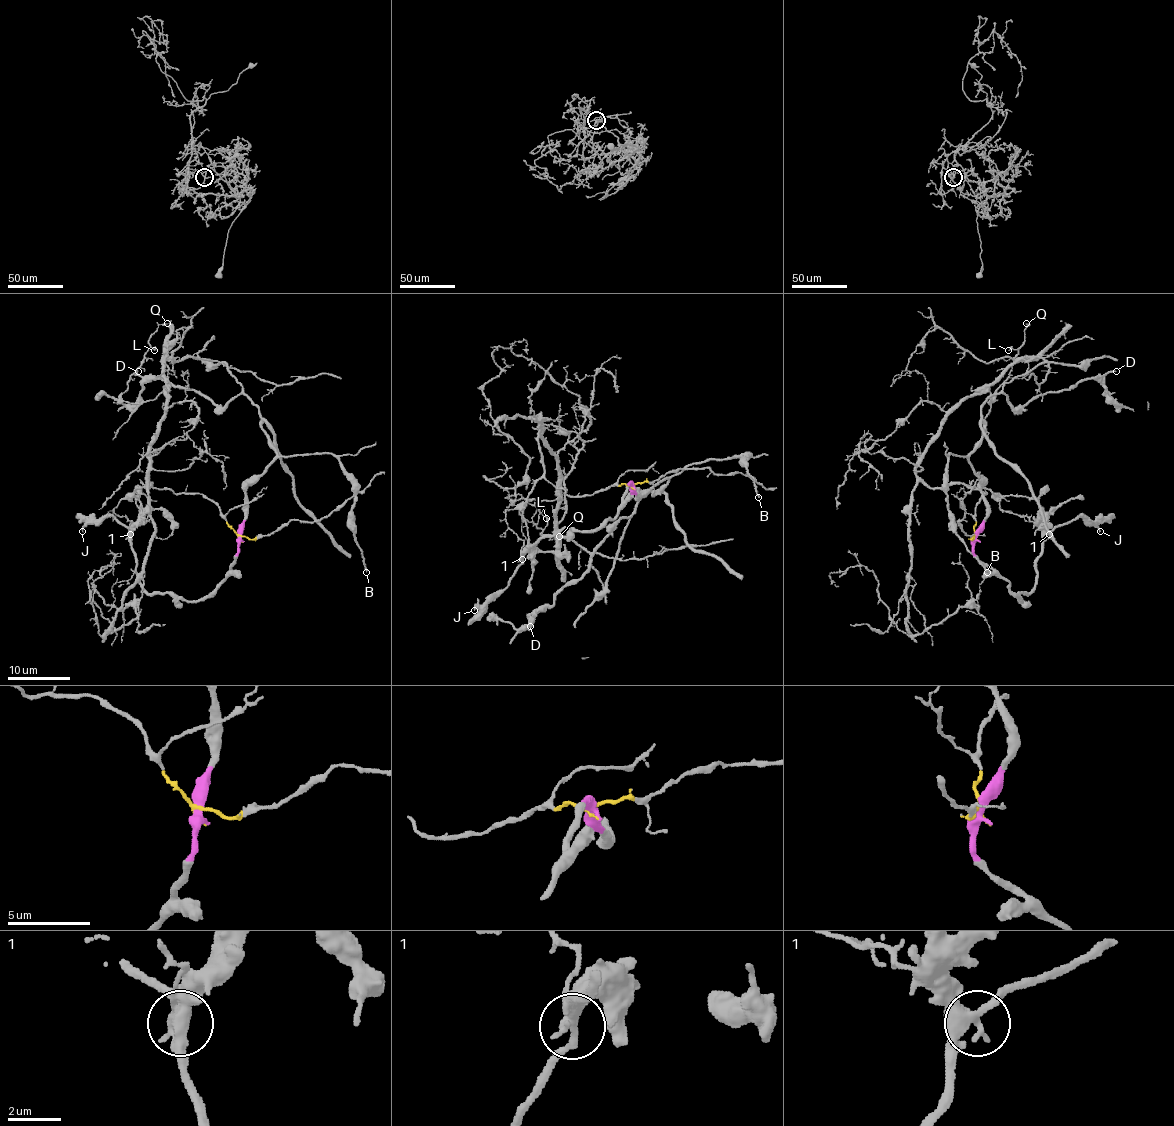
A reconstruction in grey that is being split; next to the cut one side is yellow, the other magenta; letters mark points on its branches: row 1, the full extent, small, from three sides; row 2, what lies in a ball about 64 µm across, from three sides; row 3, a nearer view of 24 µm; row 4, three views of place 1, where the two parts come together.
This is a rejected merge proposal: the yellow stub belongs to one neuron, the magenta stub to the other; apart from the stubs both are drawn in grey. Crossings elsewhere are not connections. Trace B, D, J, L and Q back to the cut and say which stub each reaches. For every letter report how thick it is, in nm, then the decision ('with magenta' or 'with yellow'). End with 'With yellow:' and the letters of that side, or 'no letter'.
B: calibre 220 nm; with magenta
D: calibre 190 nm; with magenta
J: calibre 200 nm; with magenta
L: calibre 150 nm; with yellow
Q: calibre 200 nm; with yellow
With yellow: L, Q

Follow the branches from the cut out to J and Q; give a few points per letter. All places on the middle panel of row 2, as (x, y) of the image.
J: (630, 485), (624, 494), (624, 507), (611, 519), (591, 530), (560, 530), (528, 546), (510, 582), (474, 610)
Q: (630, 485), (569, 496), (555, 488), (544, 476), (541, 425), (558, 496), (513, 502), (541, 533), (560, 537)

